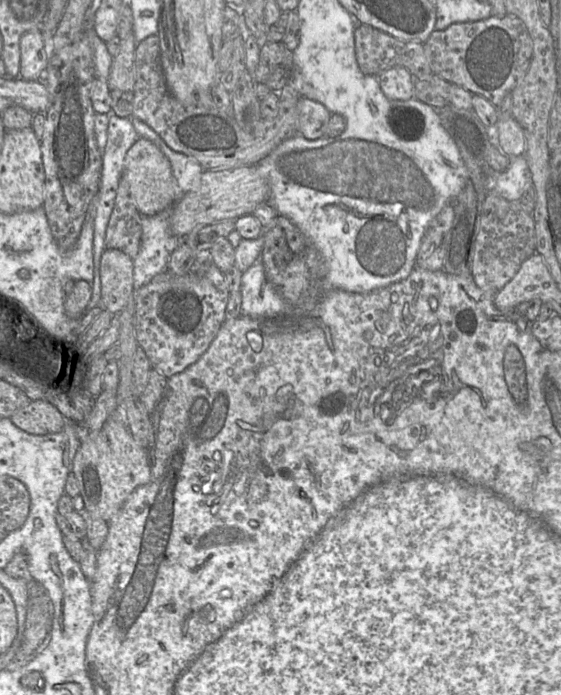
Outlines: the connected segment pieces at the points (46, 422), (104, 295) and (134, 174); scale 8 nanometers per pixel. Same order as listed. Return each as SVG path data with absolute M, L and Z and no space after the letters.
M45 400L30 401L18 409L11 421L21 430L33 435L48 435L60 432L64 417L58 409Z
M106 249L100 260L101 301L99 307L118 315L132 300L133 259L117 249Z
M139 137L127 151L122 178L127 182L131 198L142 216L160 213L180 199L169 160L157 145L145 138Z

